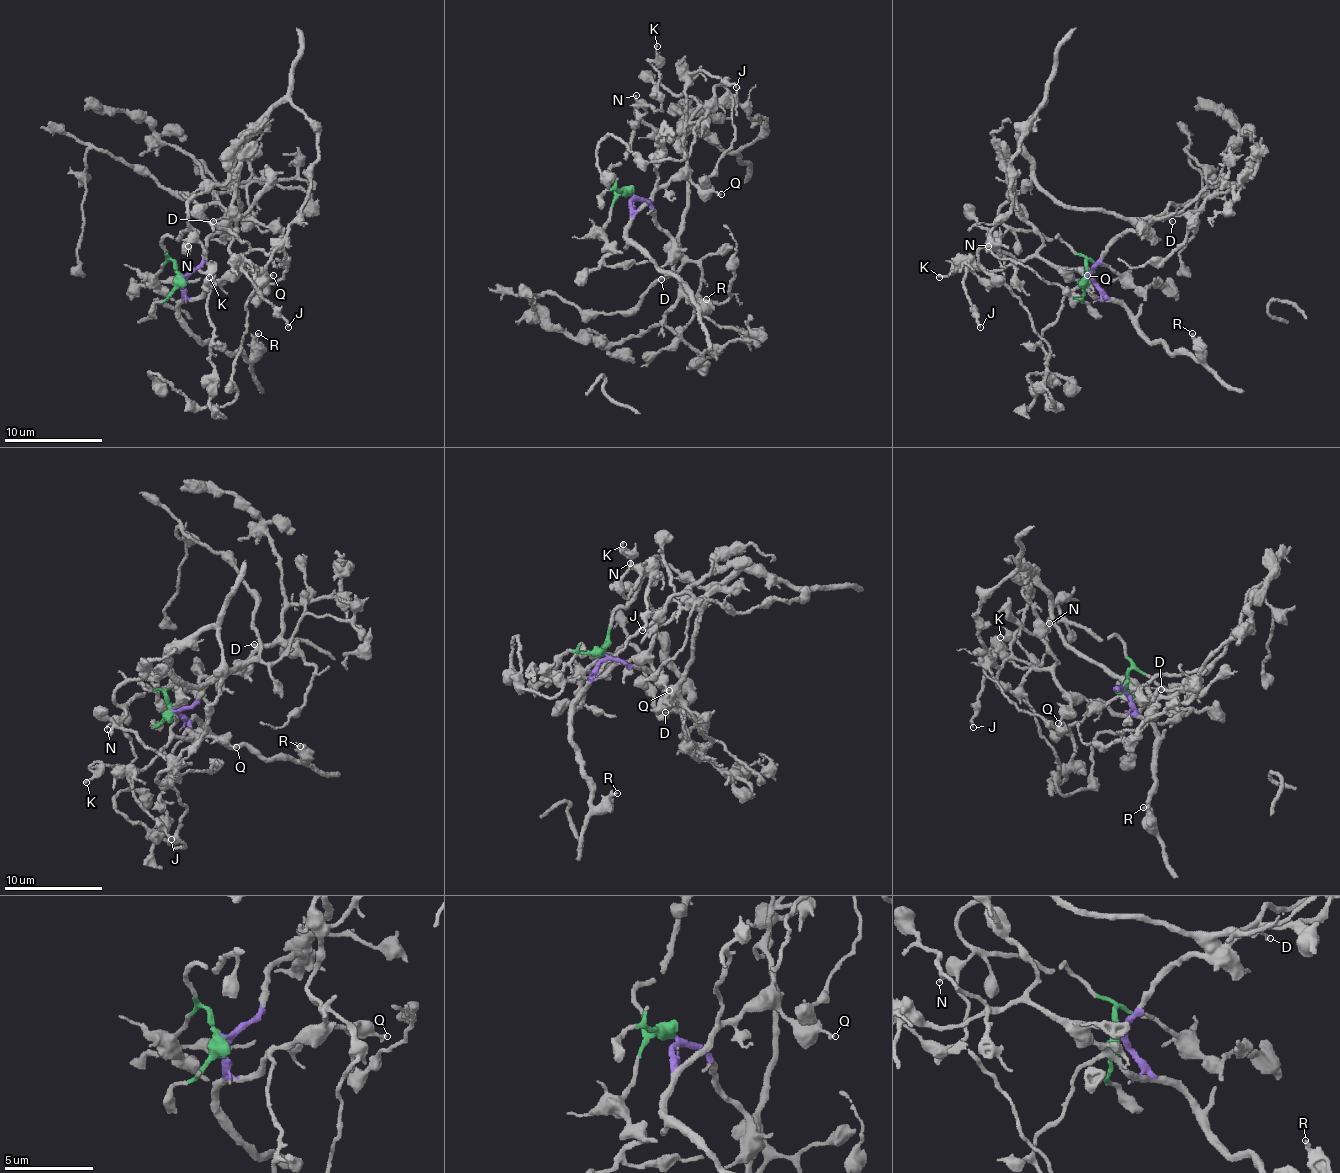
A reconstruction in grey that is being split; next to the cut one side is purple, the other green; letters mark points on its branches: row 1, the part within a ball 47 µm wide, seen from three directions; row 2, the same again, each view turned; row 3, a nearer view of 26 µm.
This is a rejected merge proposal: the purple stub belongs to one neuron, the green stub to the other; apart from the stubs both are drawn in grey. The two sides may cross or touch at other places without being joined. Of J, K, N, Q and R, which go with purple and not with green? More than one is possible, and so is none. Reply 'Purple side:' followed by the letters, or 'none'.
Purple side: J, Q, R

